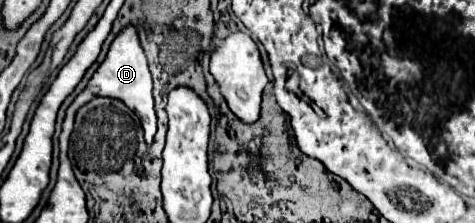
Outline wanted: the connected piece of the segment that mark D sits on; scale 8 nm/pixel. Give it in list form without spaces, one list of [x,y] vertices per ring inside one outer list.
[[[129,24],[127,28],[123,28],[115,40],[111,42],[111,48],[107,52],[107,58],[103,60],[103,64],[97,68],[97,72],[91,76],[87,88],[83,92],[77,94],[77,98],[73,100],[73,104],[67,108],[67,116],[63,120],[63,132],[61,132],[61,138],[59,142],[69,142],[69,134],[73,130],[73,120],[75,120],[75,112],[87,104],[89,100],[93,100],[95,96],[109,96],[109,98],[119,98],[123,100],[139,118],[141,118],[141,124],[143,124],[143,130],[145,130],[145,142],[147,146],[151,146],[153,142],[153,136],[155,136],[155,130],[157,130],[157,116],[155,116],[155,110],[153,110],[153,96],[151,96],[151,74],[149,74],[149,66],[147,66],[147,56],[143,52],[143,46],[139,42],[139,34],[137,34],[137,28],[133,24]]]

